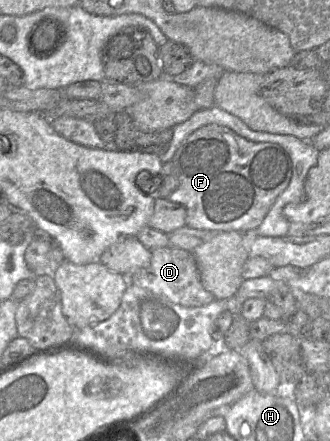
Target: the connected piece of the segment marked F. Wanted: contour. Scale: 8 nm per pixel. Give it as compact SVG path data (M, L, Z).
M210 124L187 136L172 157L165 163L173 166L178 187L167 200L186 210L185 226L192 229L219 232L256 230L277 197L287 188L292 176L292 164L286 151L275 143L252 142L229 128Z

